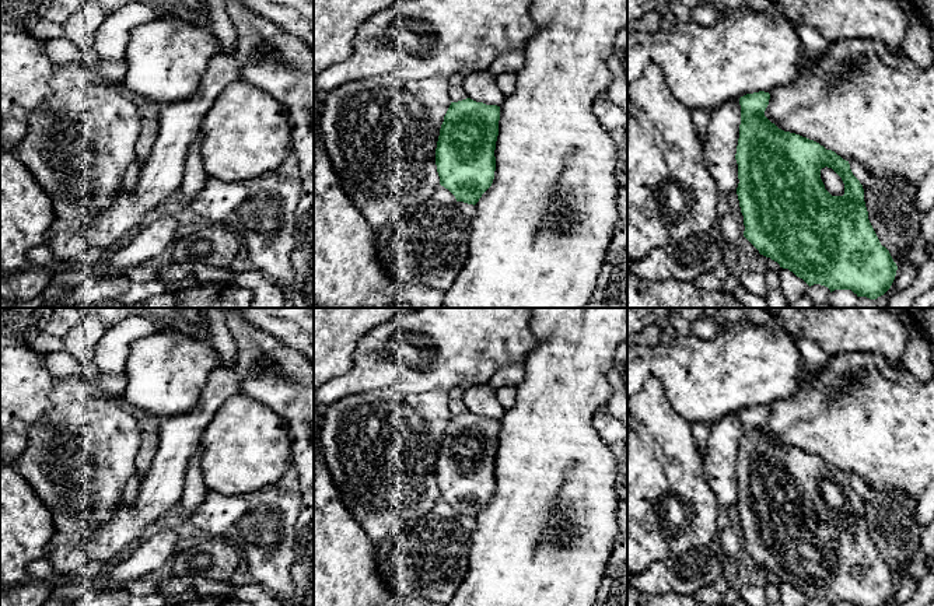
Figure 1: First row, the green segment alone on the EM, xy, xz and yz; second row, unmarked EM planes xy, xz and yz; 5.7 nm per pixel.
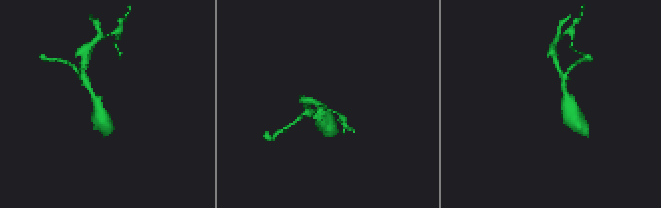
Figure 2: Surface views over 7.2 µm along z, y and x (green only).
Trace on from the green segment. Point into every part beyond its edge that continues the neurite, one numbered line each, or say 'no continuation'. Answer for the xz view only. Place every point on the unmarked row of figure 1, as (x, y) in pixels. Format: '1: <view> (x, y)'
no continuation

